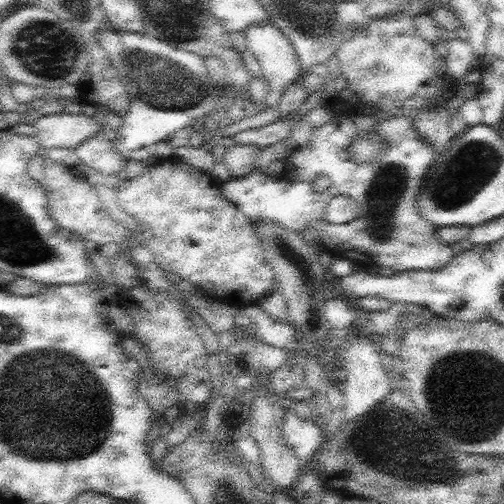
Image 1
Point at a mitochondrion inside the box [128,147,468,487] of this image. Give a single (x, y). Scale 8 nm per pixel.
(389, 441)

